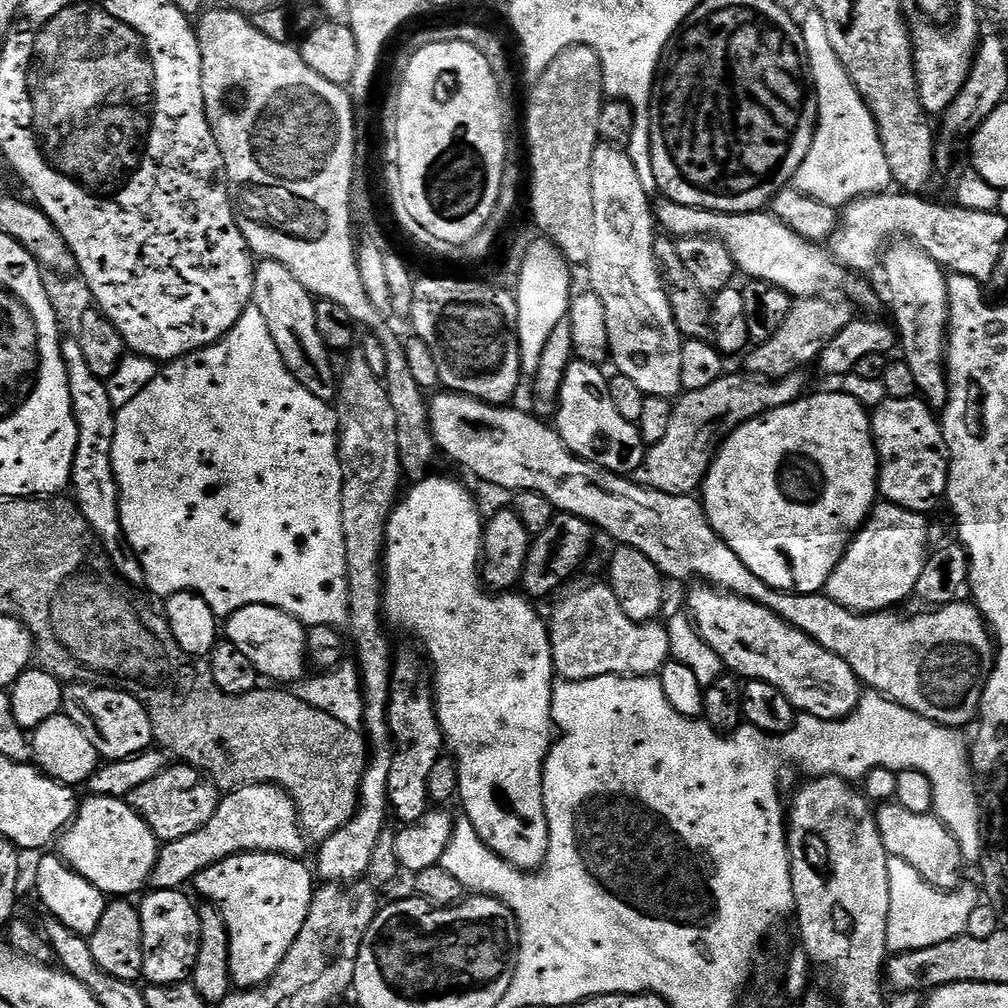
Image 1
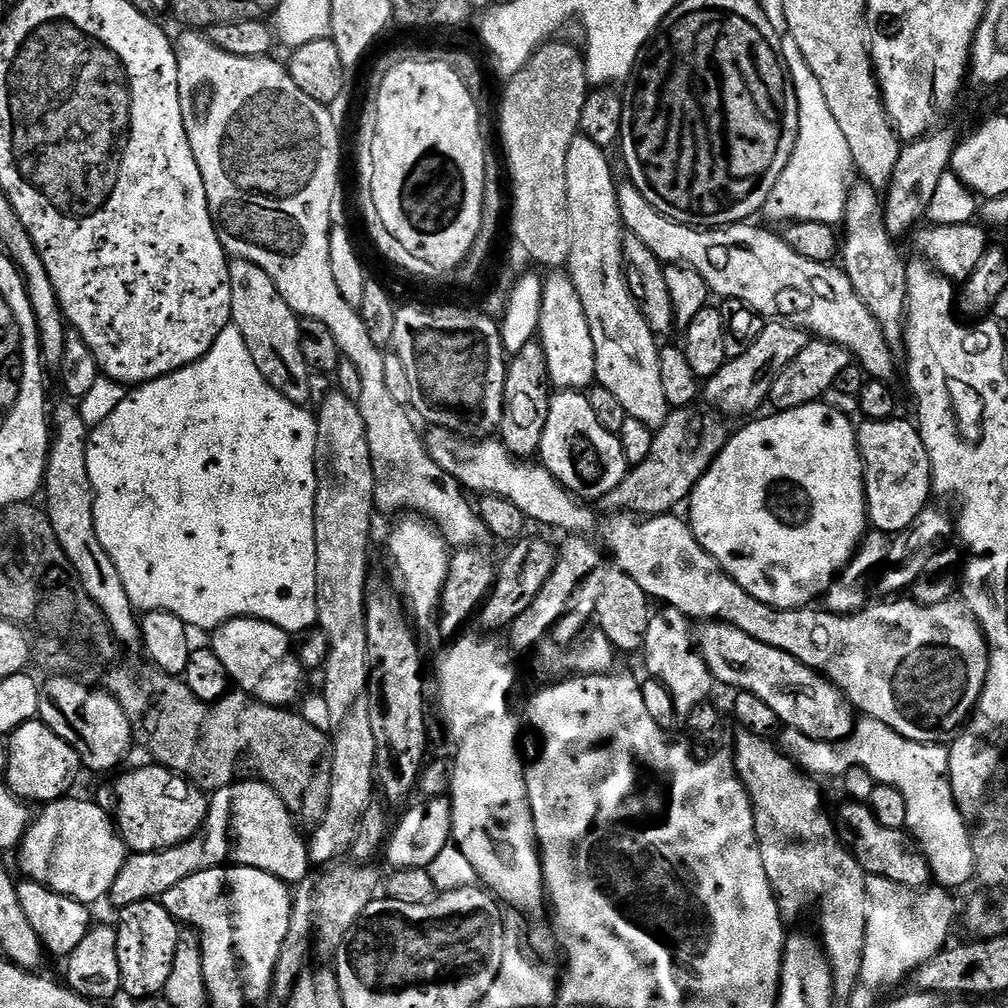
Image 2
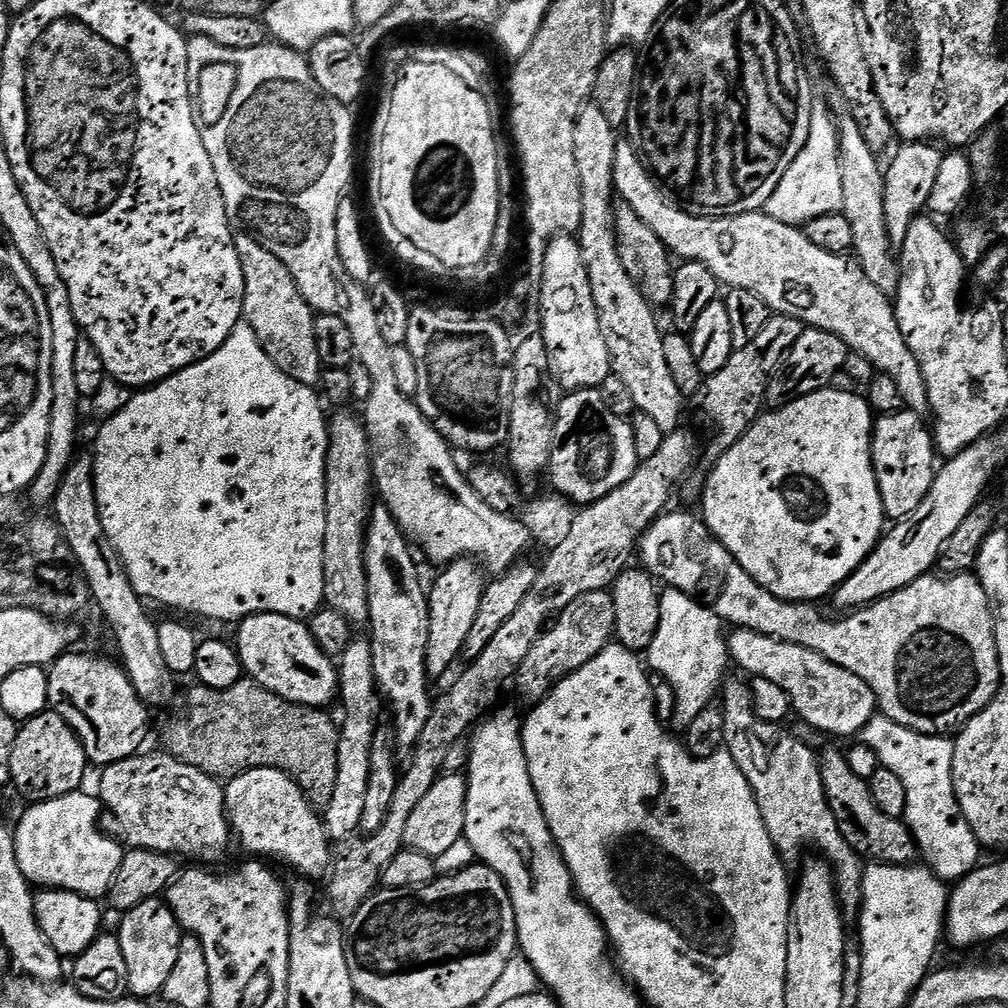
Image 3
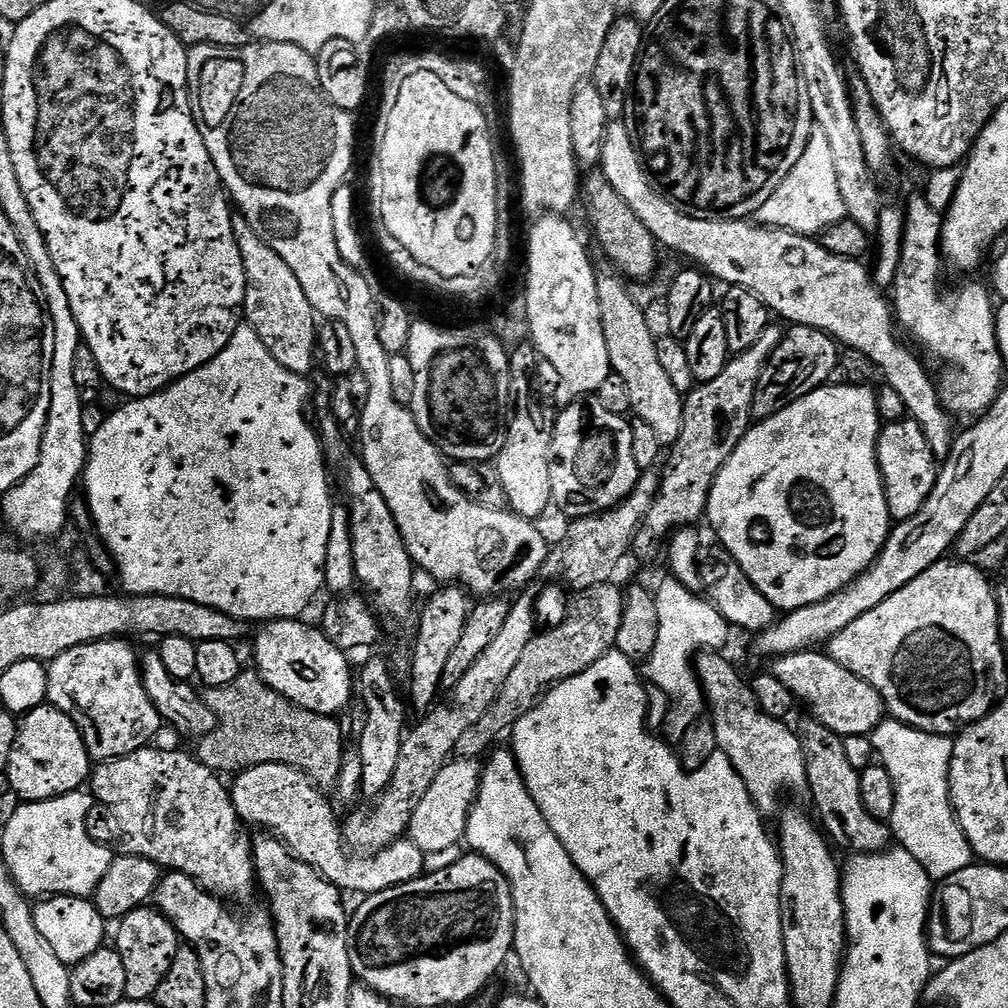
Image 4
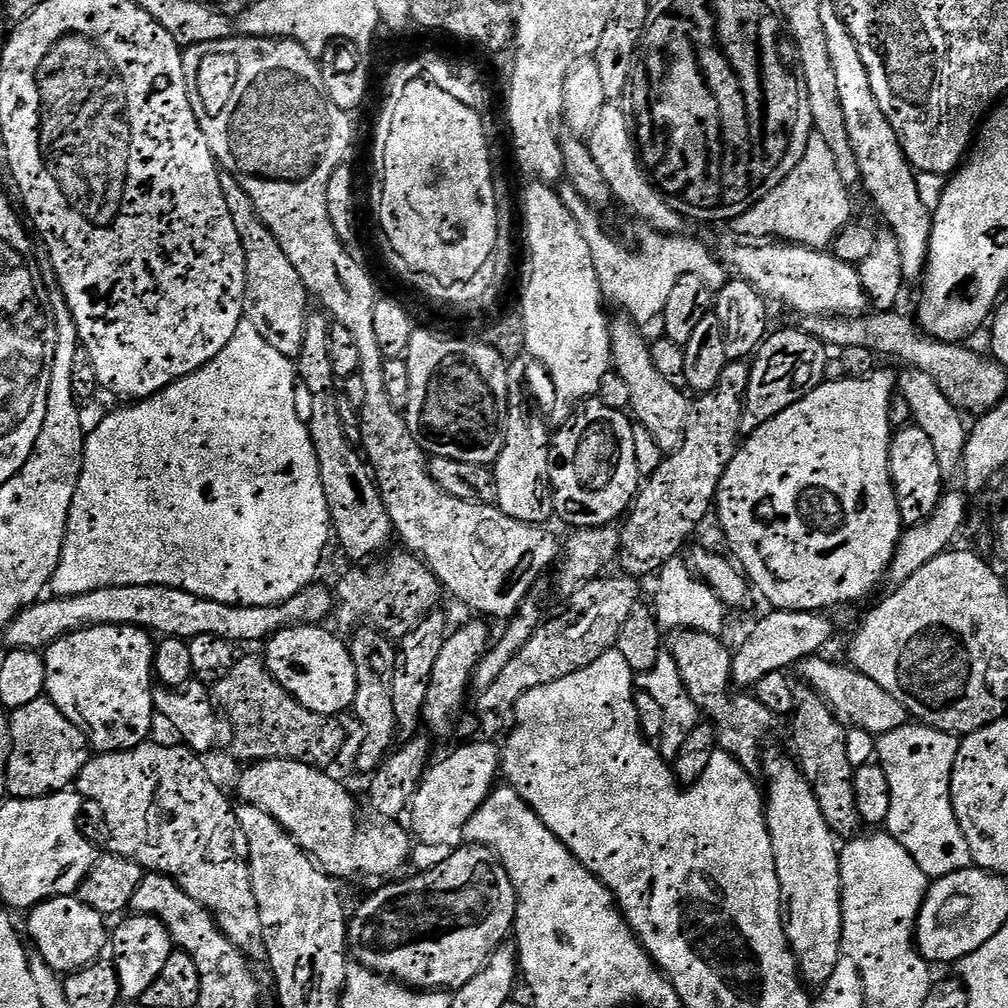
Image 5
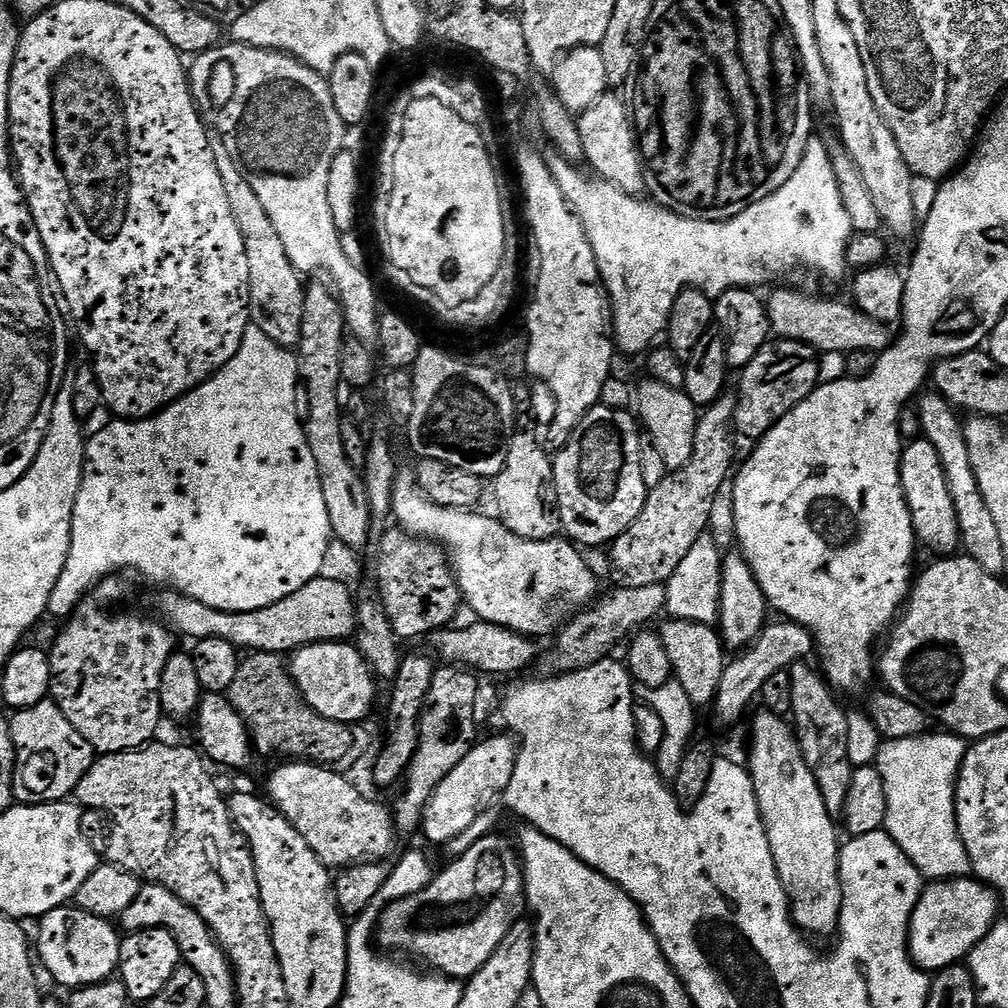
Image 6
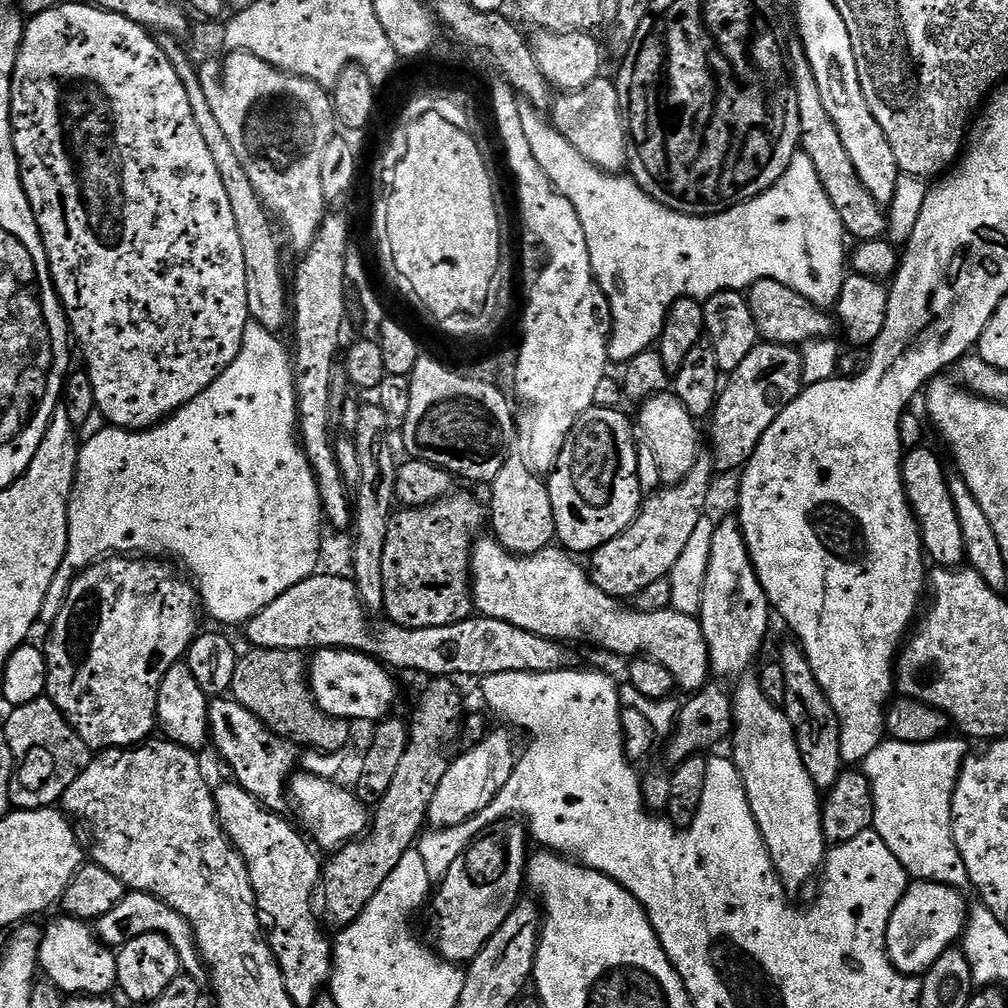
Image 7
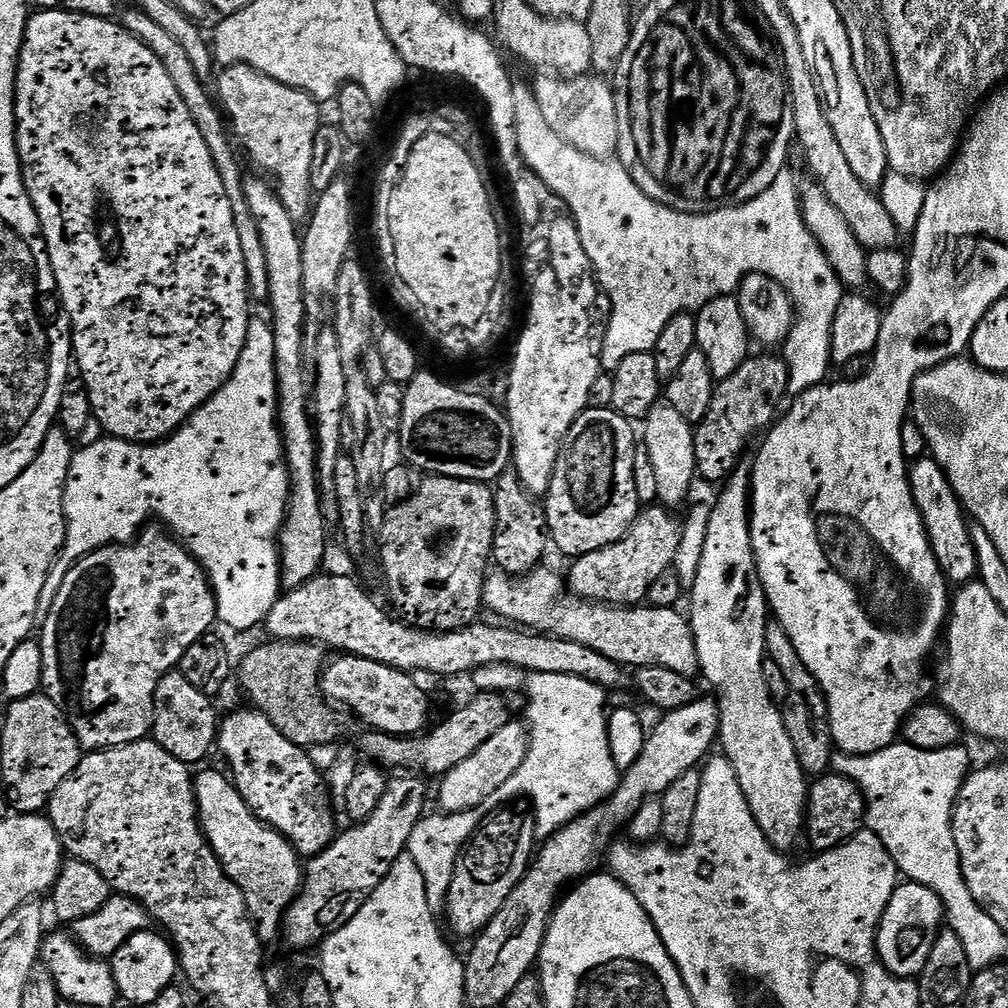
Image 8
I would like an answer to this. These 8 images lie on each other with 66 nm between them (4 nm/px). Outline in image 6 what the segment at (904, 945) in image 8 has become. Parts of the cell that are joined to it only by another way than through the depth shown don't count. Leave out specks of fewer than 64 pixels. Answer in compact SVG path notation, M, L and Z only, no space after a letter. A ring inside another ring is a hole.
M953 878L929 883L908 924L908 955L917 968L935 974L951 964L961 963L997 923L998 897L975 878Z

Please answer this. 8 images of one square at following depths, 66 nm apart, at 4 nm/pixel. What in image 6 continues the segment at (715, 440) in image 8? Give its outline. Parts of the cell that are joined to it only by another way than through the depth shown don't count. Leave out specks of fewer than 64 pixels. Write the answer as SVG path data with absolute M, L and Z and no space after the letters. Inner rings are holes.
M773 339L764 344L758 354L739 373L740 392L736 396L736 418L734 421L734 448L741 457L752 455L760 439L794 406L798 406L820 384L820 356L810 344L803 344L797 340Z

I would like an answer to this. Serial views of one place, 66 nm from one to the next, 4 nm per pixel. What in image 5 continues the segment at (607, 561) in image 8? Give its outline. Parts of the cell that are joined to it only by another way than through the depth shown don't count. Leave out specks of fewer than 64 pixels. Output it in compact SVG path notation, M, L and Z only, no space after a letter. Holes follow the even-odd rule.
M729 362L726 366L726 370L722 370L722 379L718 382L718 386L714 386L714 390L709 392L701 392L691 401L688 414L688 421L686 422L686 430L684 431L684 441L680 443L679 448L675 452L671 453L666 459L660 463L660 469L656 471L647 483L641 487L635 501L634 507L631 509L630 515L627 517L628 525L622 528L622 533L620 535L620 555L618 557L619 567L624 567L626 571L632 576L648 576L653 572L653 574L659 573L665 564L670 561L677 559L680 556L680 547L687 542L688 539L695 537L697 535L700 523L713 511L716 502L716 492L720 488L720 479L724 476L724 471L730 466L730 462L735 458L736 453L742 443L742 429L744 427L744 396L748 393L748 373L750 371L749 365L744 362Z

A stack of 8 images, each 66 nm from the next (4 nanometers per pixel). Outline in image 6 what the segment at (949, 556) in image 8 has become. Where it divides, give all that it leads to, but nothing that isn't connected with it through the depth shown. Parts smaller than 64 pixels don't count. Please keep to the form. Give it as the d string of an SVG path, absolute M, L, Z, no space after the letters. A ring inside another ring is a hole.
M923 438L907 441L900 453L900 485L910 510L912 528L916 532L917 541L924 544L936 554L952 554L960 548L960 531L958 530L958 514L954 510L954 498L950 498L950 486L946 486L946 470L942 470L942 458L938 458L938 450L930 446Z

